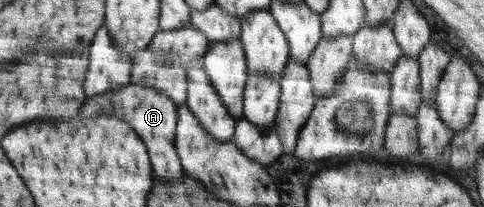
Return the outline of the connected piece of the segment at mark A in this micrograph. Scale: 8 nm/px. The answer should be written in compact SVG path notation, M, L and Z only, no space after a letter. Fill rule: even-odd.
M127 83L122 89L116 91L105 91L98 95L93 95L85 101L86 107L78 115L90 119L100 113L114 113L132 126L132 129L143 139L146 146L153 175L162 185L168 185L170 181L178 179L184 175L181 166L181 158L176 148L176 127L178 122L178 105L170 99L169 95L159 92L156 88L137 84Z

